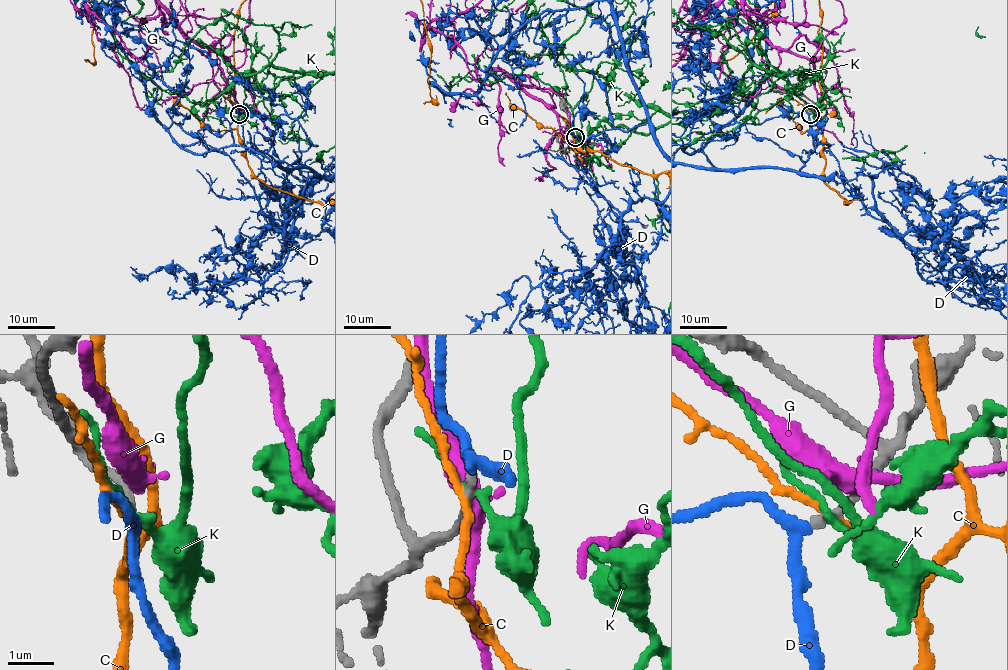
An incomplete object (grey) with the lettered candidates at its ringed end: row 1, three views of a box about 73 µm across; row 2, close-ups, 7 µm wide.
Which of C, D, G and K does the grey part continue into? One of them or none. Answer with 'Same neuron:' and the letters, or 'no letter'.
Same neuron: D

